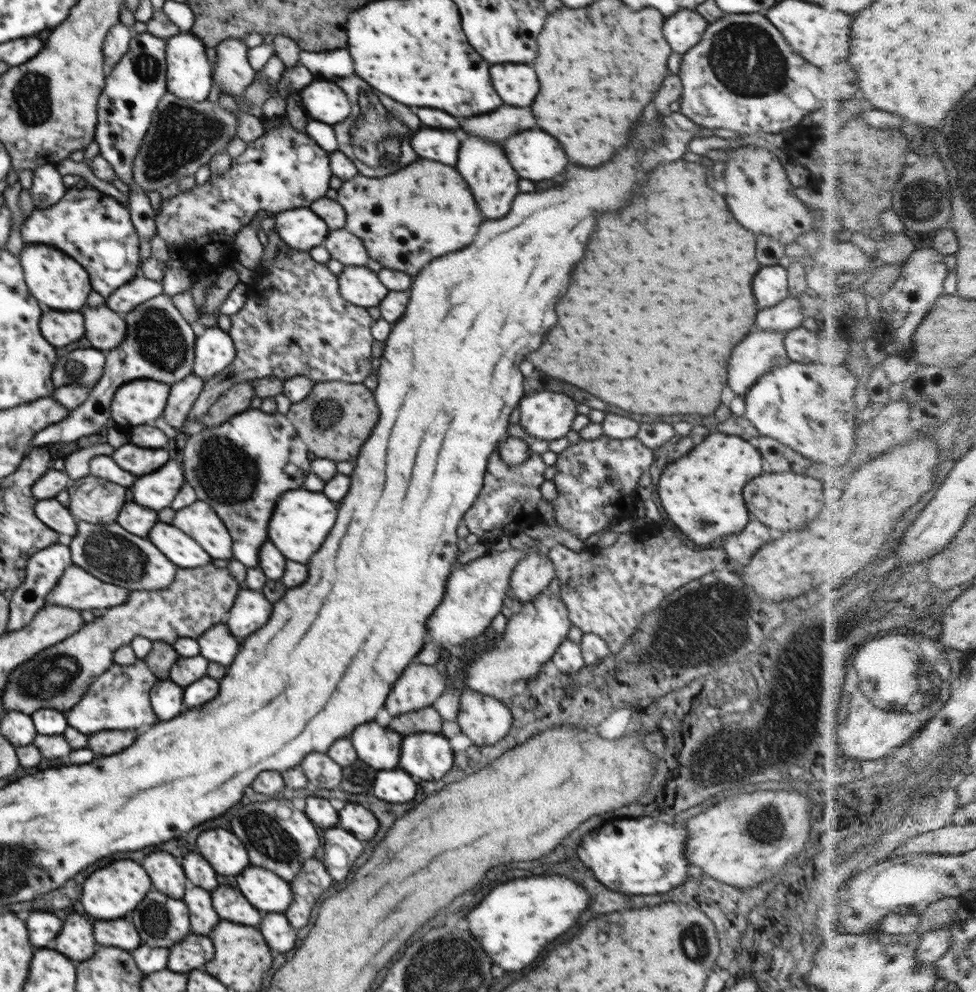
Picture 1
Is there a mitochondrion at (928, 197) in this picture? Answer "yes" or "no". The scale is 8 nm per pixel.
yes

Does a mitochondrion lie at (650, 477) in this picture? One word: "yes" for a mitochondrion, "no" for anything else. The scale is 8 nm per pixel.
no

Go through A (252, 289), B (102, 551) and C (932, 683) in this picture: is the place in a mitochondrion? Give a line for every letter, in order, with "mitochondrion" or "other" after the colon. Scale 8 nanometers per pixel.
A: other
B: mitochondrion
C: mitochondrion

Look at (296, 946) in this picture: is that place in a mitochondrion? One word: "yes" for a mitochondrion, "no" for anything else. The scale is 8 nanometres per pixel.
no

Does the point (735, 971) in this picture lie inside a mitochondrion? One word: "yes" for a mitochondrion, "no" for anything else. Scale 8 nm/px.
no

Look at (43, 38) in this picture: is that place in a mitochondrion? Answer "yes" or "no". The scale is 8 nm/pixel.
no

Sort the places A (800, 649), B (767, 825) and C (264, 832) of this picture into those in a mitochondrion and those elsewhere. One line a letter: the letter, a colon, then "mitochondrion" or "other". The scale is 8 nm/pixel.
A: mitochondrion
B: mitochondrion
C: mitochondrion

